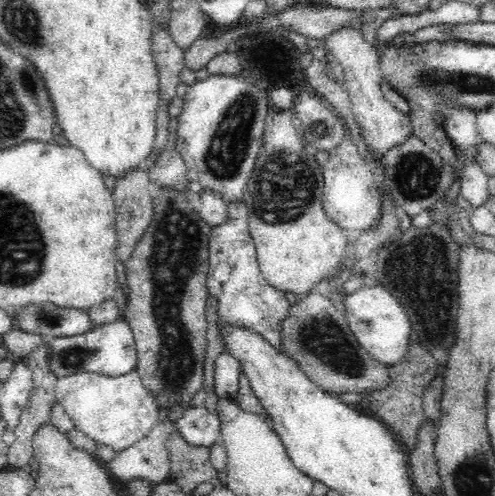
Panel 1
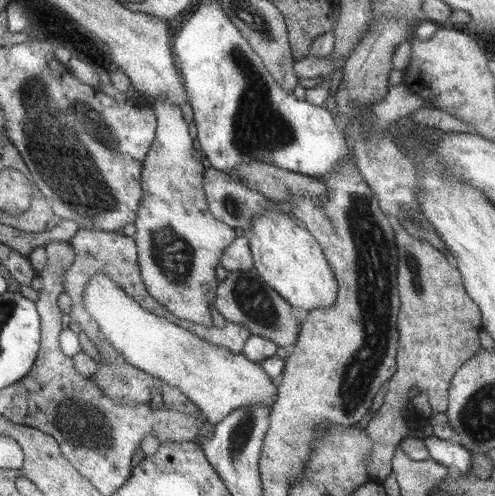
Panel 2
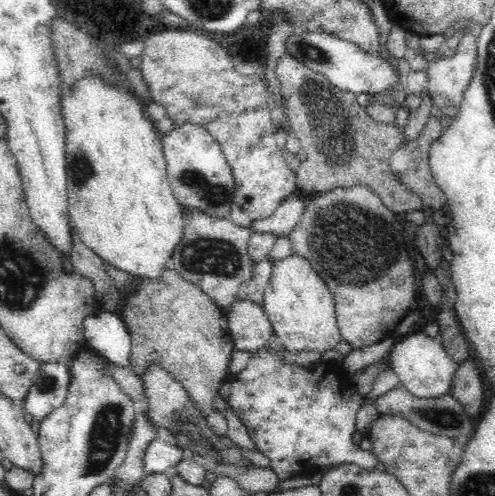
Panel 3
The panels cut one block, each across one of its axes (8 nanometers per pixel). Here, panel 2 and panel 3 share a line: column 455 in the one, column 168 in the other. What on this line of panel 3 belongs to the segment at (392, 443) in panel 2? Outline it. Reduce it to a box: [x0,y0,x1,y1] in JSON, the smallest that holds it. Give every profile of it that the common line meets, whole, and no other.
[122,268,236,416]

